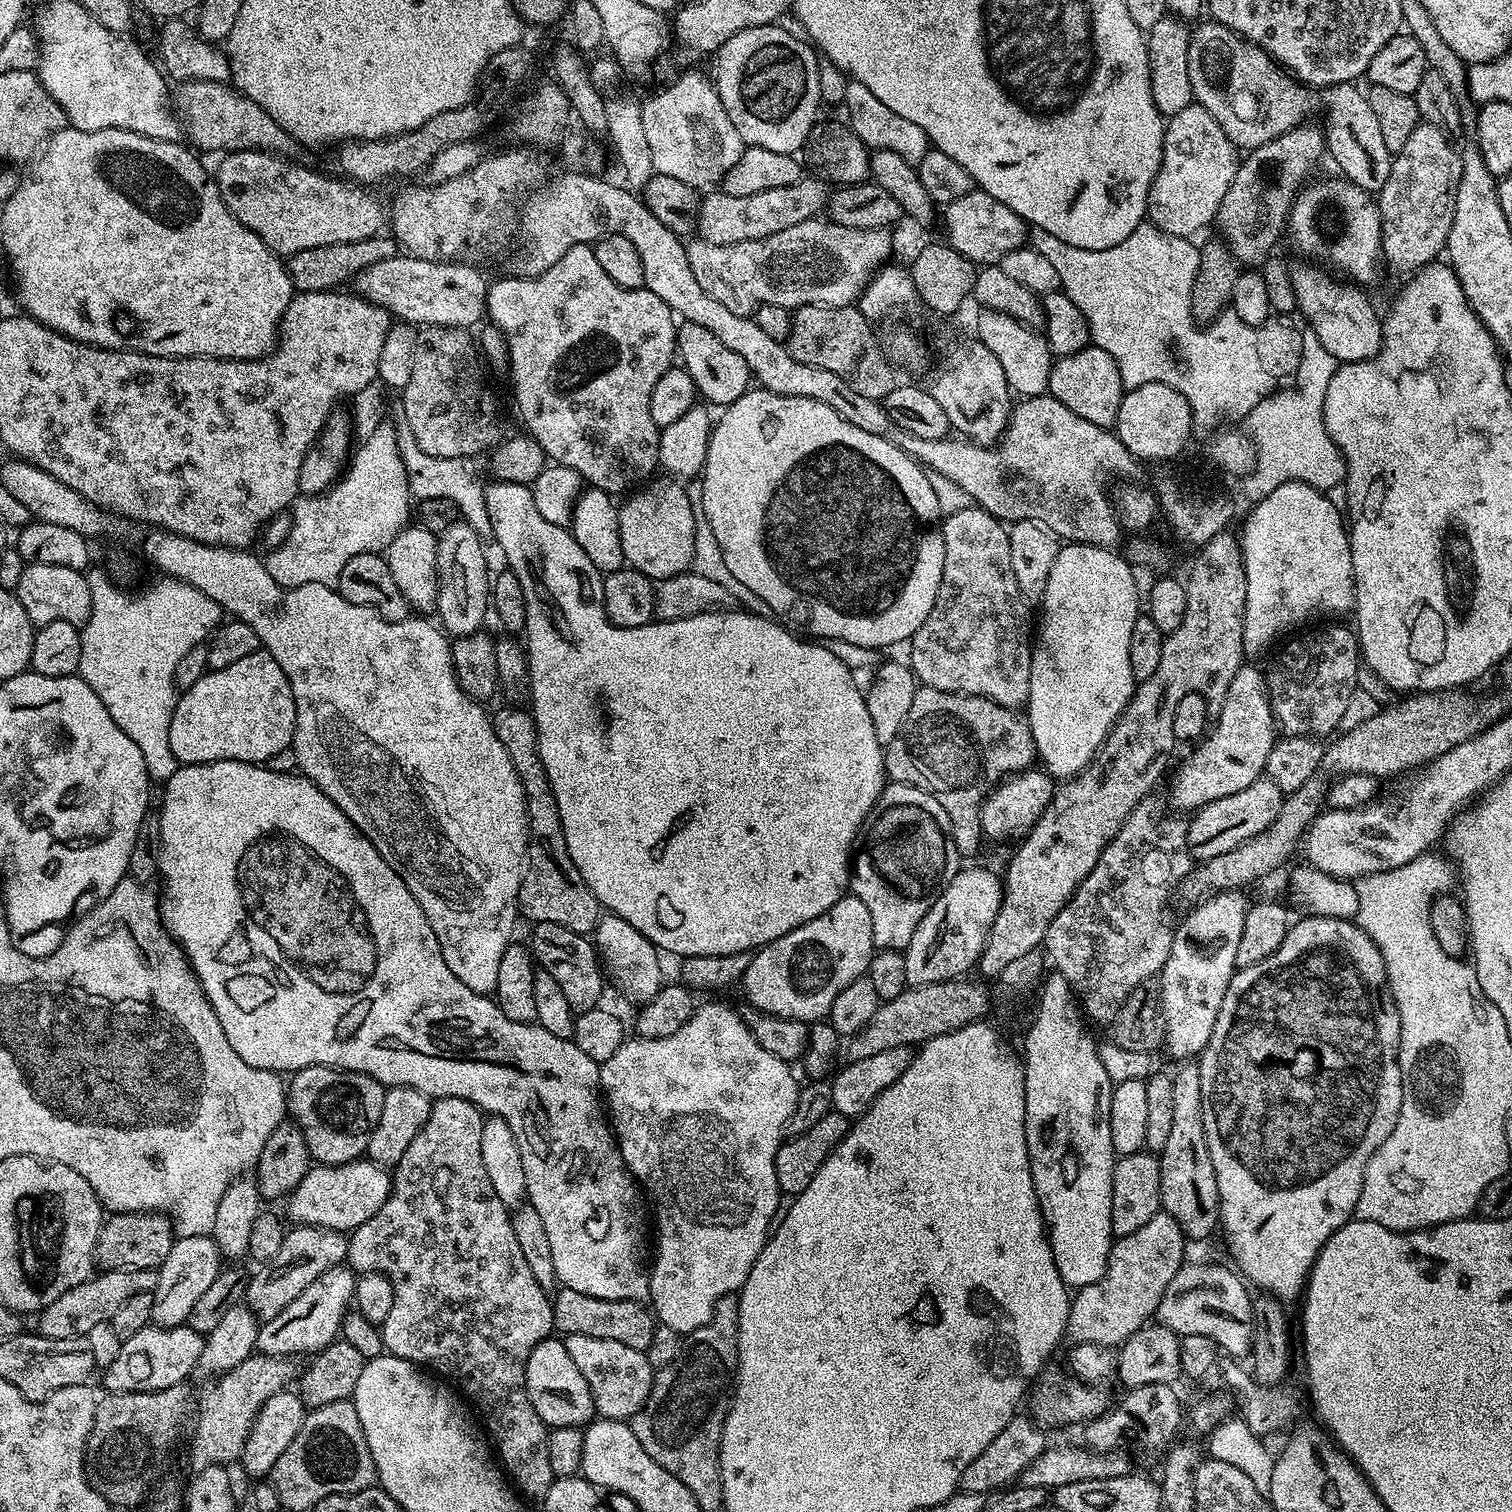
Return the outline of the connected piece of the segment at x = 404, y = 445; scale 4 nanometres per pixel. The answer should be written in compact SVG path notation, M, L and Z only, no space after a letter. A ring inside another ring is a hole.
M403 420L397 423L396 437L403 464L407 470L408 489L419 501L426 498L446 498L454 502L457 513L477 531L486 532L491 529L489 511L486 510L486 500L483 483L478 482L475 464L469 457L432 456L426 454L414 439L413 431Z

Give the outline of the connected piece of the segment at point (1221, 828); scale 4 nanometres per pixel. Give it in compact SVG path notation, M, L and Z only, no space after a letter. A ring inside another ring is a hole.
M1261 778L1250 782L1246 790L1238 790L1238 794L1226 794L1226 798L1218 798L1197 808L1188 820L1188 849L1192 851L1193 861L1218 858L1218 854L1234 850L1242 842L1254 838L1254 834L1262 834L1262 830L1266 830L1270 822L1278 818L1284 797L1285 793L1281 792L1273 780Z

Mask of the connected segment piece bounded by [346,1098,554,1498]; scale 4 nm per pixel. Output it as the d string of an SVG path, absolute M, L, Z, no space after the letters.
M466 1098L433 1099L430 1118L426 1118L426 1126L422 1126L422 1130L418 1130L418 1138L414 1138L414 1142L410 1142L406 1154L402 1154L402 1158L396 1163L396 1167L391 1173L392 1192L388 1195L388 1200L382 1206L382 1210L378 1210L378 1214L374 1214L374 1218L370 1218L362 1226L358 1226L355 1232L348 1236L346 1264L357 1274L383 1272L392 1283L396 1301L382 1325L385 1349L391 1355L403 1360L410 1360L413 1364L421 1365L441 1377L449 1376L449 1378L444 1377L449 1381L457 1380L461 1388L459 1391L469 1401L472 1399L476 1403L477 1410L488 1419L489 1433L487 1432L487 1435L489 1437L492 1435L496 1439L497 1449L495 1448L495 1451L498 1453L499 1463L502 1465L503 1471L510 1477L511 1483L525 1497L542 1498L546 1494L546 1490L550 1490L554 1479L550 1470L550 1457L546 1451L548 1428L542 1422L542 1418L538 1418L538 1414L526 1394L524 1375L526 1374L526 1362L530 1358L534 1346L538 1346L538 1342L547 1340L553 1335L552 1302L549 1293L544 1292L542 1286L538 1286L534 1274L530 1274L530 1266L526 1266L526 1258L522 1258L518 1238L514 1238L514 1226L512 1225L509 1205L504 1204L502 1198L498 1198L498 1194L494 1194L494 1186L490 1186L486 1165L482 1162L482 1126L485 1119L485 1113L481 1112L475 1104L466 1102Z

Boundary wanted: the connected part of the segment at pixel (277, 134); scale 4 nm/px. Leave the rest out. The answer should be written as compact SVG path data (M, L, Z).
M188 80L181 83L174 92L174 108L182 121L182 132L187 143L193 149L204 152L244 152L248 148L254 148L262 152L271 152L277 156L291 158L297 162L305 158L305 149L300 141L294 139L288 131L262 106L258 106L253 100L241 96L235 87L218 81Z

